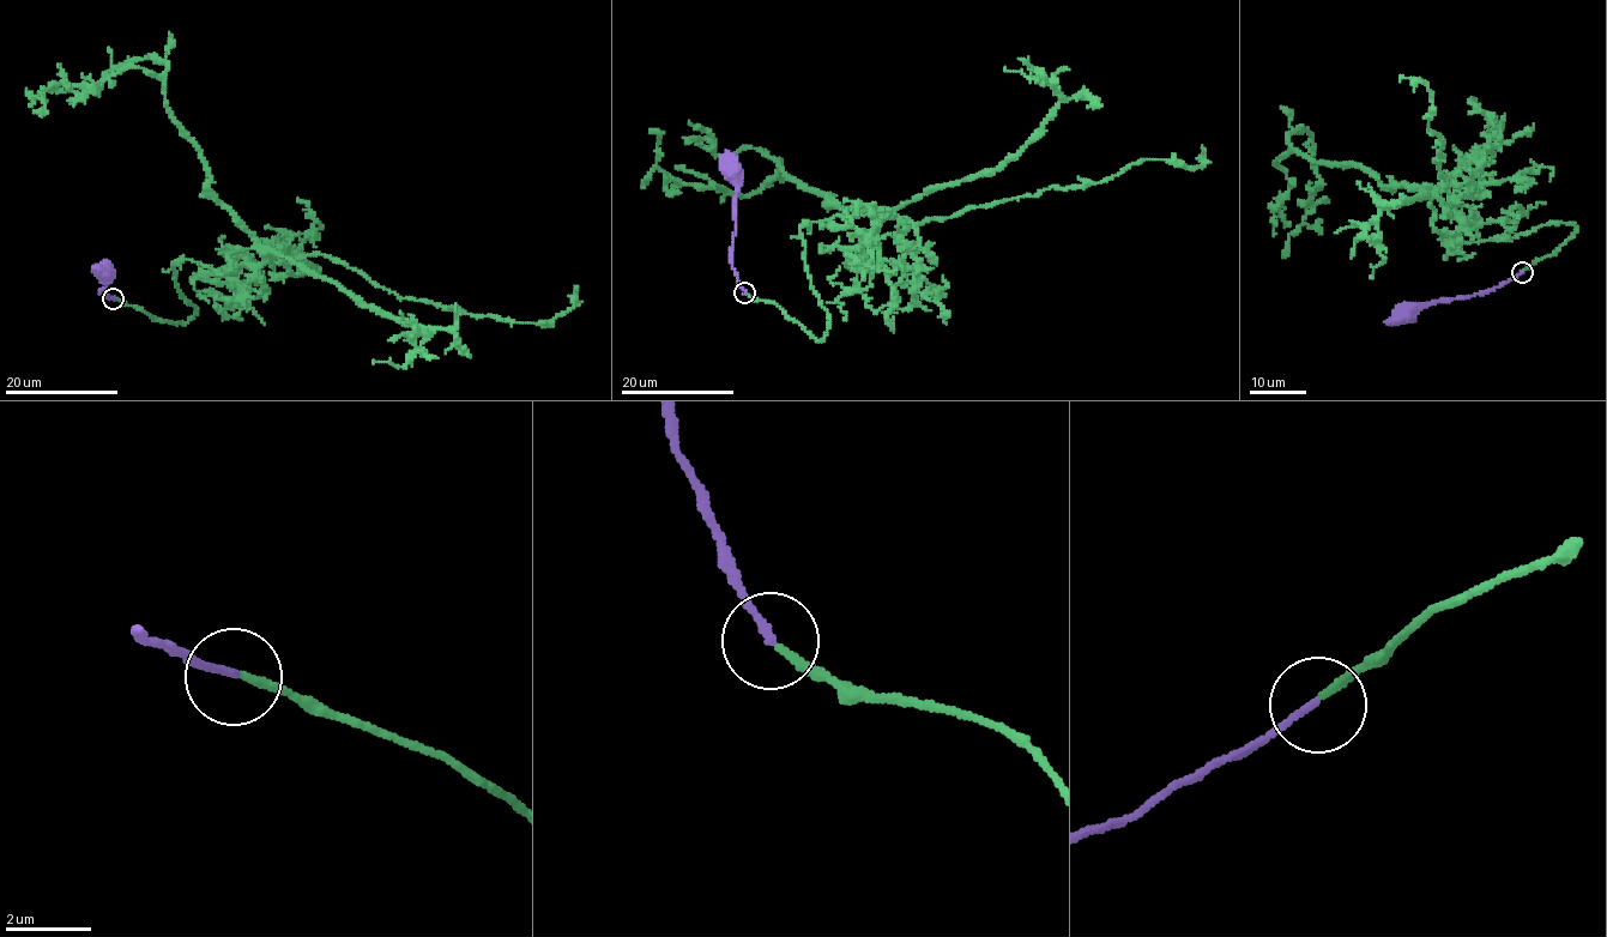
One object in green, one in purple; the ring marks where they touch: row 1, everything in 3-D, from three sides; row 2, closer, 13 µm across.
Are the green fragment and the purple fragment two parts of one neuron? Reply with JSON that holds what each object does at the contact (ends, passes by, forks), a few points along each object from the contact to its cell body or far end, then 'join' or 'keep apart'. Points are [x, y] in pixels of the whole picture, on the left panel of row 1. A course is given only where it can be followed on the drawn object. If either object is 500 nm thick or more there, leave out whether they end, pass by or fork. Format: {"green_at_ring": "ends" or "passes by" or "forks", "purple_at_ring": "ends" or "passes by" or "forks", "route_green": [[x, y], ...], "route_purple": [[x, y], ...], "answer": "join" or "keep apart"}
{"green_at_ring": "ends", "purple_at_ring": "ends", "route_green": [[114, 298], [186, 322], [173, 264], [225, 273], [255, 242], [168, 108], [164, 62], [54, 84], [32, 112]], "route_purple": [[114, 300], [101, 294], [109, 274], [106, 272]], "answer": "join"}

